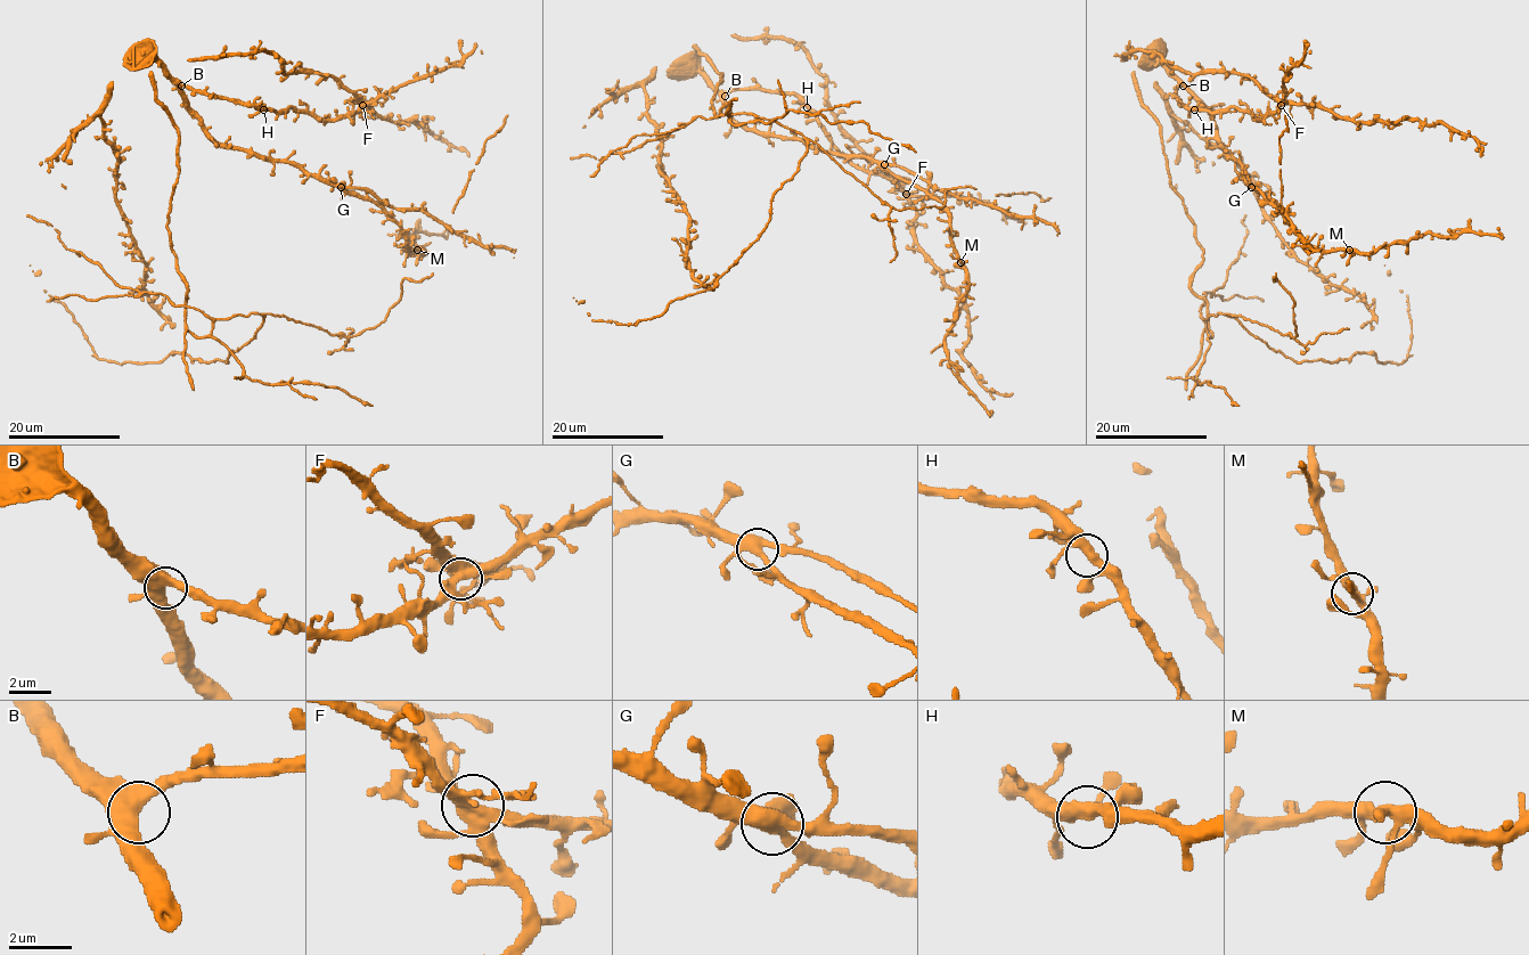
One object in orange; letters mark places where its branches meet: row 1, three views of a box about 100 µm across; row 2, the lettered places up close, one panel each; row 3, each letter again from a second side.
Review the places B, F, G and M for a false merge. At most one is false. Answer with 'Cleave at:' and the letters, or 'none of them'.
Cleave at: none of them

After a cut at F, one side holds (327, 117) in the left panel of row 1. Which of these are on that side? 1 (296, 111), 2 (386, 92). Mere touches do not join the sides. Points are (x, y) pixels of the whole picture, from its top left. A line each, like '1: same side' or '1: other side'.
1: same side
2: same side

